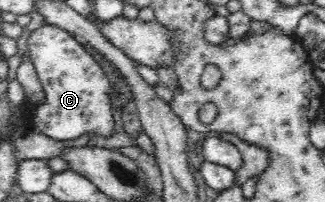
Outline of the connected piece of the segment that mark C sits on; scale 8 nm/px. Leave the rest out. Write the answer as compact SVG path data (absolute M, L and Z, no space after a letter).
M48 23L28 38L28 57L44 87L46 100L36 108L34 126L50 138L62 141L80 138L84 132L112 132L112 108L108 98L108 76L66 29Z

